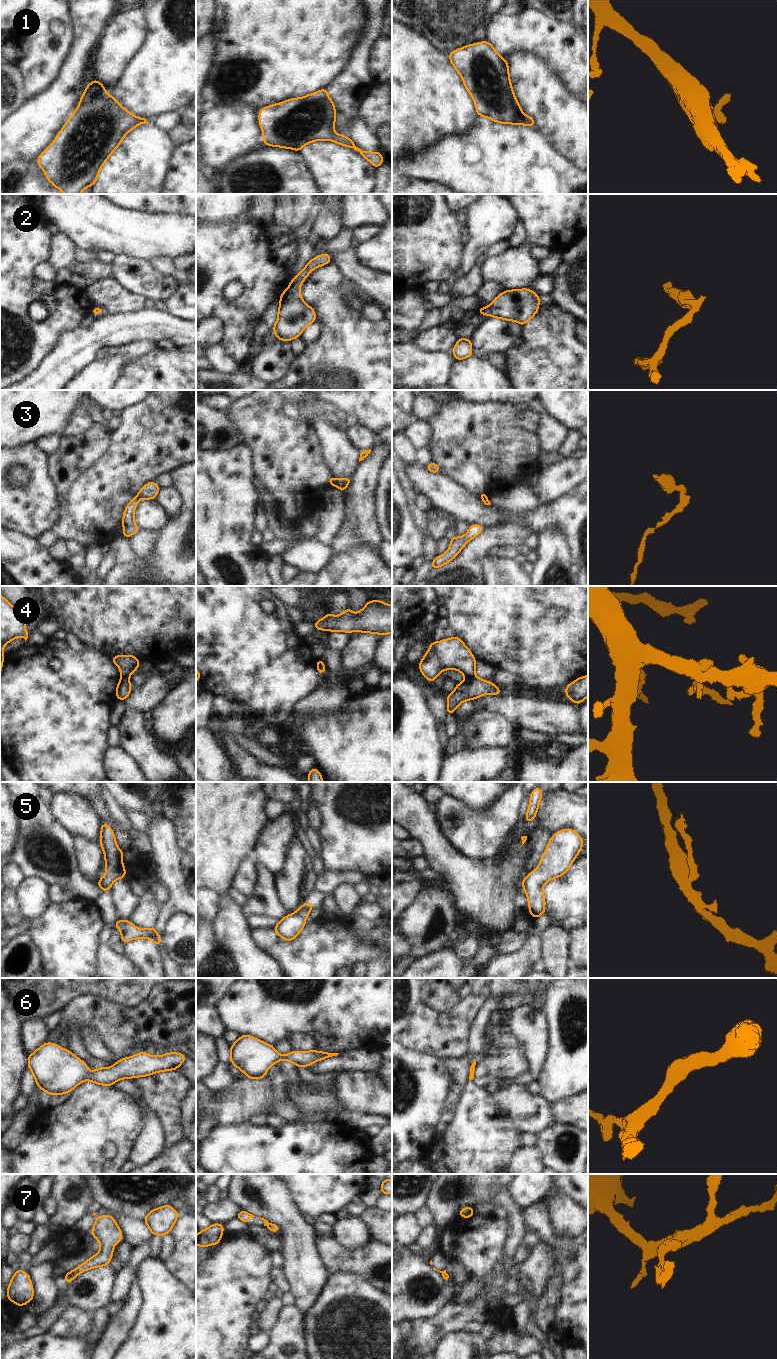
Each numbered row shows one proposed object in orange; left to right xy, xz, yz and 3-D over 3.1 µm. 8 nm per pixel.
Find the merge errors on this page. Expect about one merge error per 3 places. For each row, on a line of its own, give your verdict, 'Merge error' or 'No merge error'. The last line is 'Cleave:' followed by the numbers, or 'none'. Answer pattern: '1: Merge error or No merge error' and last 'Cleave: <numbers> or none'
1: No merge error
2: No merge error
3: Merge error
4: Merge error
5: Merge error
6: No merge error
7: Merge error
Cleave: 3, 4, 5, 7

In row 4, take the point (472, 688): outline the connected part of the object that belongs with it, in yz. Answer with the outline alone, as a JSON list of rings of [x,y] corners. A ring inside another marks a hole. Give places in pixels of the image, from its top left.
[[[476,676],[456,684],[455,690],[447,697],[447,713],[455,713],[455,709],[466,700],[474,700],[485,694],[500,695],[502,692],[492,682]]]

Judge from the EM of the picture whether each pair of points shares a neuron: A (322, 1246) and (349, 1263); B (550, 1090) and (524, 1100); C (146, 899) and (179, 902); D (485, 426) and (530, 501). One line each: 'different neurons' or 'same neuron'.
A: same neuron
B: different neurons
C: different neurons
D: different neurons

